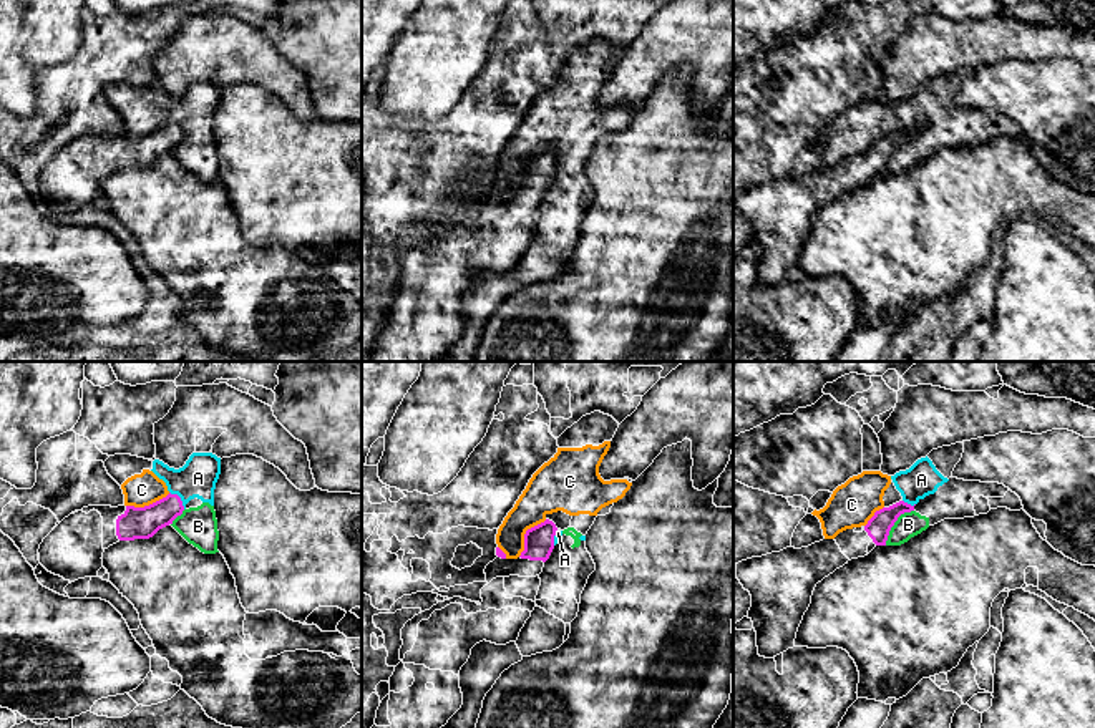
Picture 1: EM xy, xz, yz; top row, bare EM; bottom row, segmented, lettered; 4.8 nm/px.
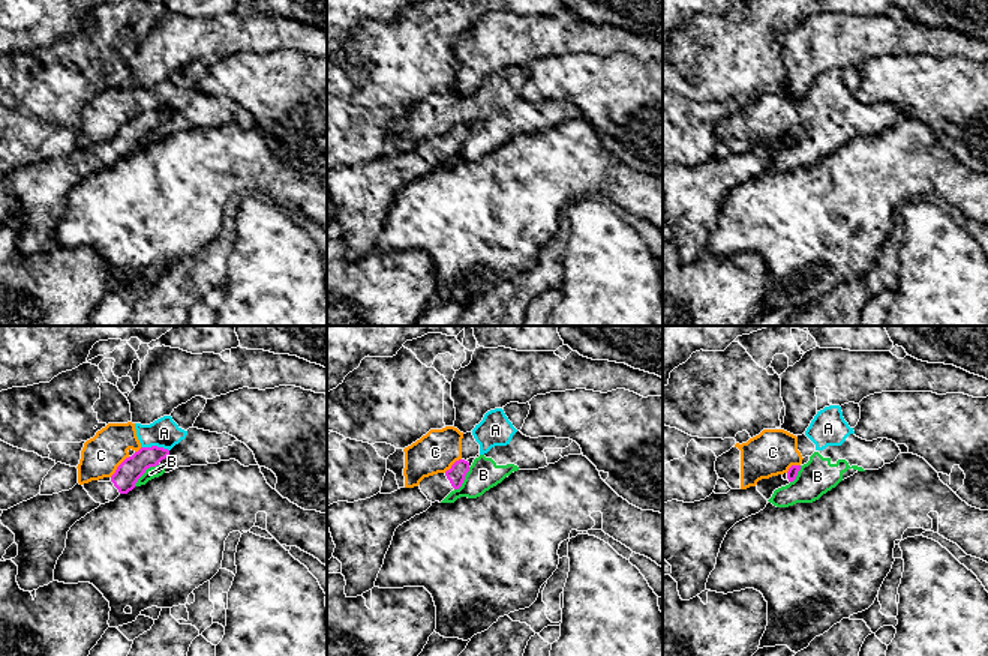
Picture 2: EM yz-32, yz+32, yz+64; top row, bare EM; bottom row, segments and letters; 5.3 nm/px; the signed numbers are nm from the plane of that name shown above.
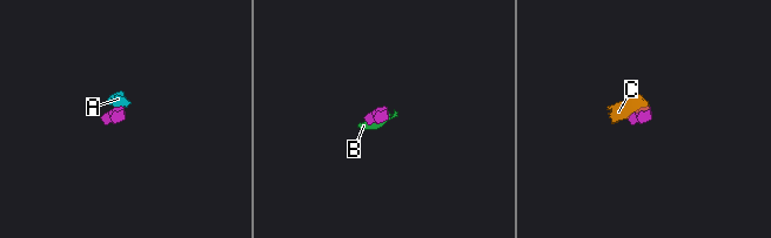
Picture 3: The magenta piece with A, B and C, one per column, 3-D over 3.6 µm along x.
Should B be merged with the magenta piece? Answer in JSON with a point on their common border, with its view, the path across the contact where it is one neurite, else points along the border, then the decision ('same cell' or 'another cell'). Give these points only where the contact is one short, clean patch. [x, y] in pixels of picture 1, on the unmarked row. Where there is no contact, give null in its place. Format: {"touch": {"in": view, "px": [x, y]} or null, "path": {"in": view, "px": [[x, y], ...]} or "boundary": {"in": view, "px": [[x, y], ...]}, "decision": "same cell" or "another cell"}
{"touch": {"in": "yz", "px": [893, 153]}, "boundary": {"in": "yz", "px": [[913, 138], [898, 146], [885, 173]]}, "decision": "another cell"}

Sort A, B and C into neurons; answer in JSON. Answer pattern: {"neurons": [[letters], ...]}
{"neurons": [["A", "B", "C"]]}

